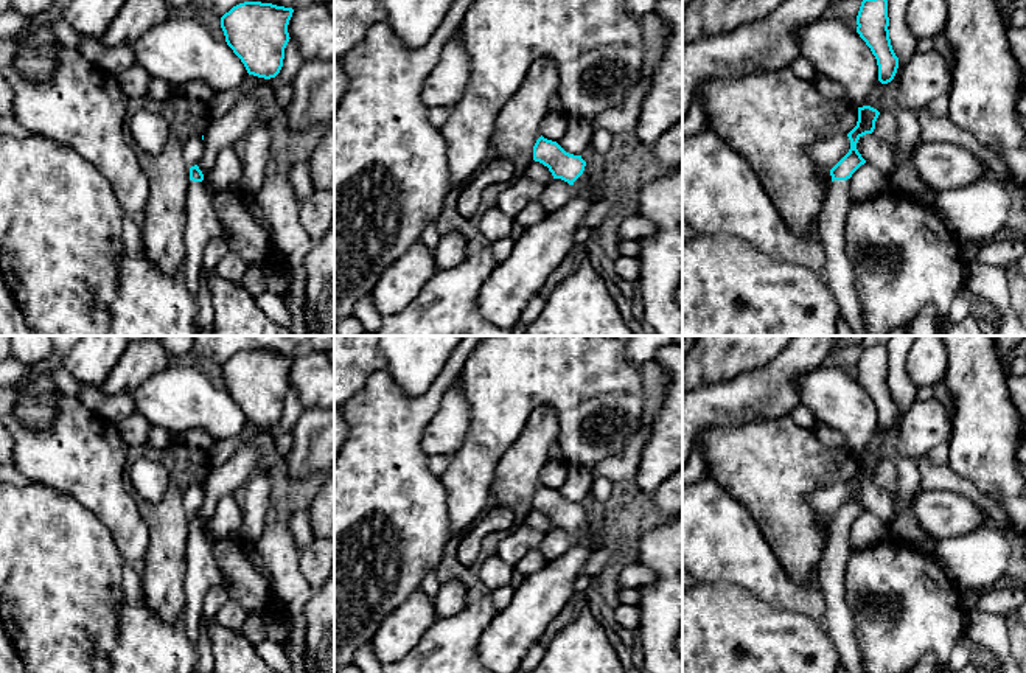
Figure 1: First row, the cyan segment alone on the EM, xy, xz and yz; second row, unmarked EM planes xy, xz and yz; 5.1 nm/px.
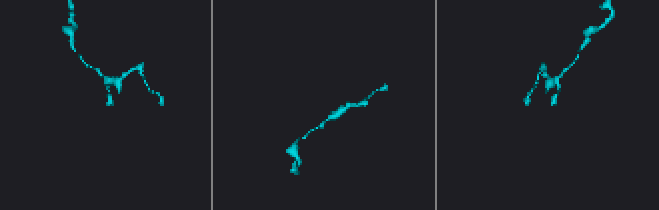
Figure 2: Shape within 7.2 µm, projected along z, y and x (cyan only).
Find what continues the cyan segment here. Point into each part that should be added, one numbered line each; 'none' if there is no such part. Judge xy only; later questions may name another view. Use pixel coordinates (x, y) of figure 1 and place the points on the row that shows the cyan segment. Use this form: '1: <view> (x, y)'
1: xy (202, 224)

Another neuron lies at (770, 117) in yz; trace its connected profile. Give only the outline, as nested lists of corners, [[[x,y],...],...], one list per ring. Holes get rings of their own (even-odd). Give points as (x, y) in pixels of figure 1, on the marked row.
[[[791,68],[757,71],[742,78],[707,78],[695,92],[706,112],[706,126],[723,137],[752,166],[760,183],[771,196],[774,205],[787,219],[790,230],[805,239],[818,239],[818,218],[832,182],[830,171],[819,180],[821,165],[808,154],[807,146],[835,135],[849,134],[858,121],[858,107],[847,98],[830,99],[813,82],[799,79]]]

